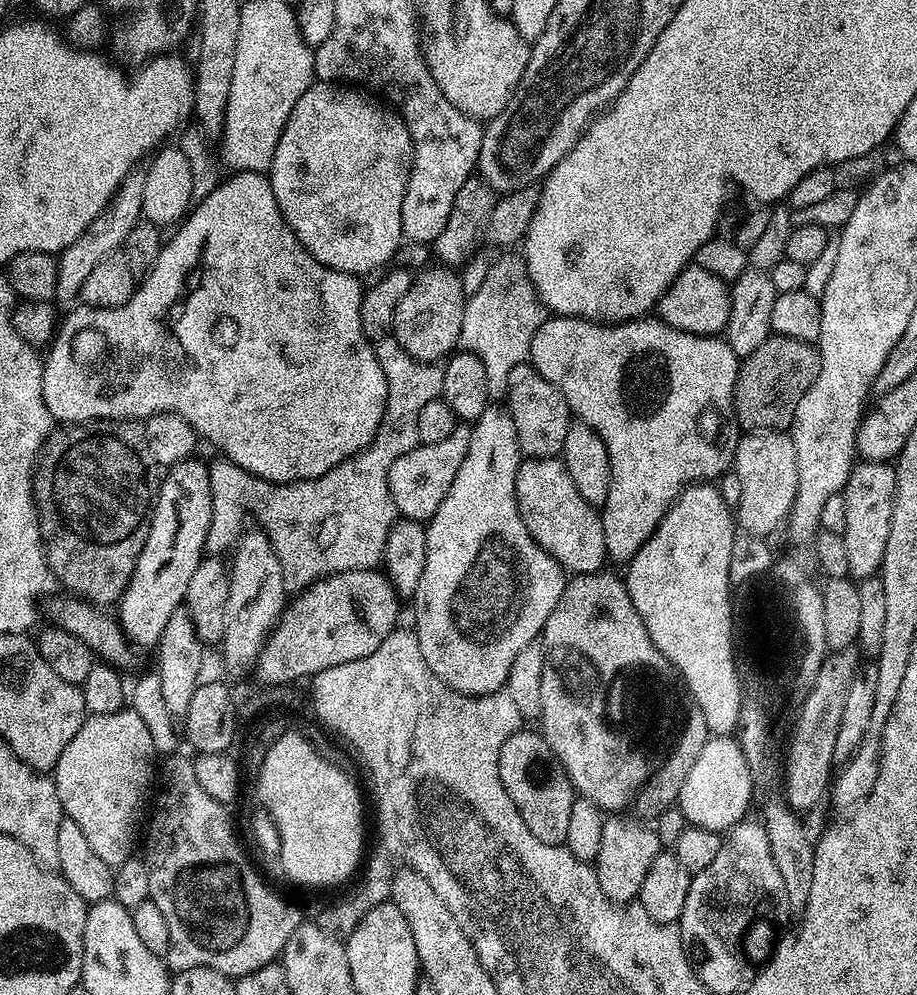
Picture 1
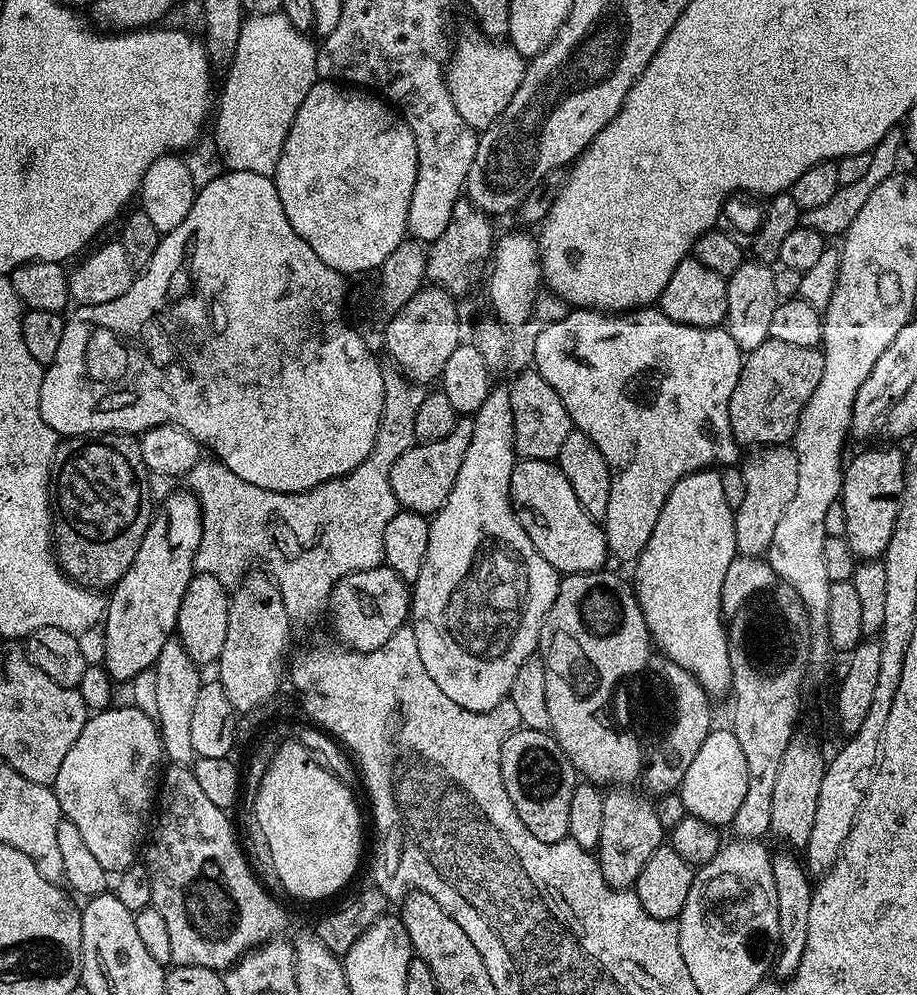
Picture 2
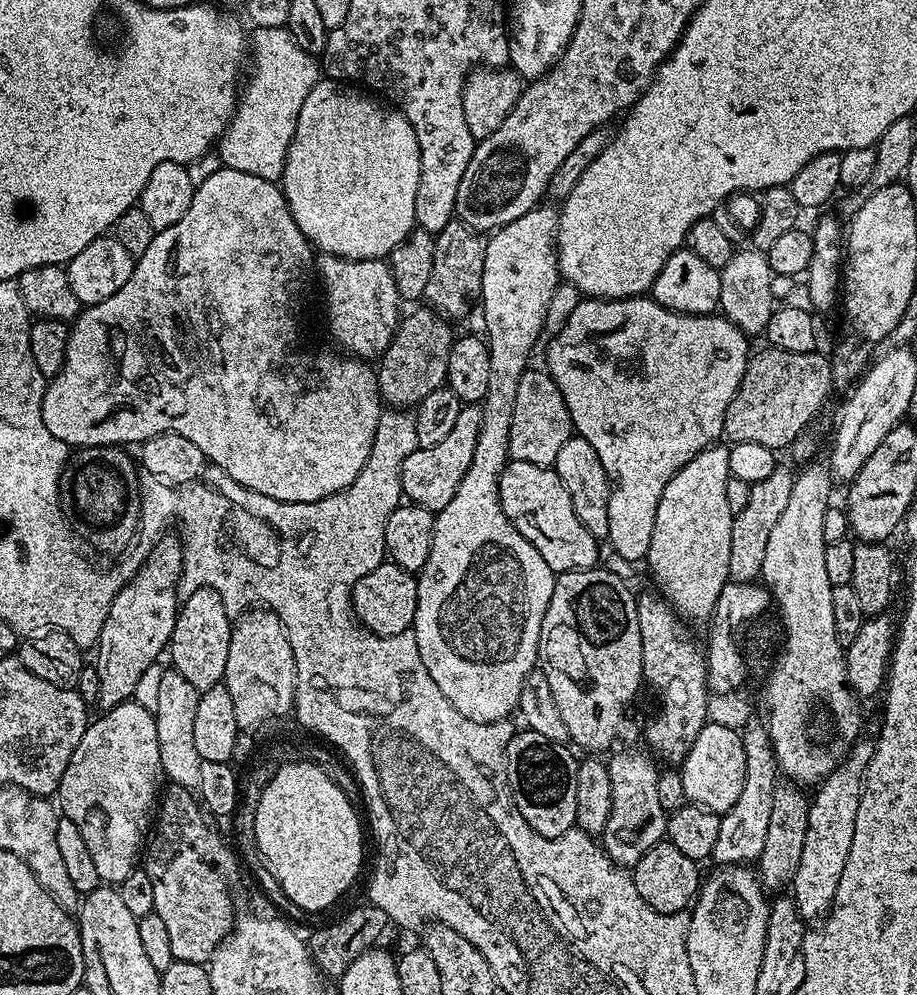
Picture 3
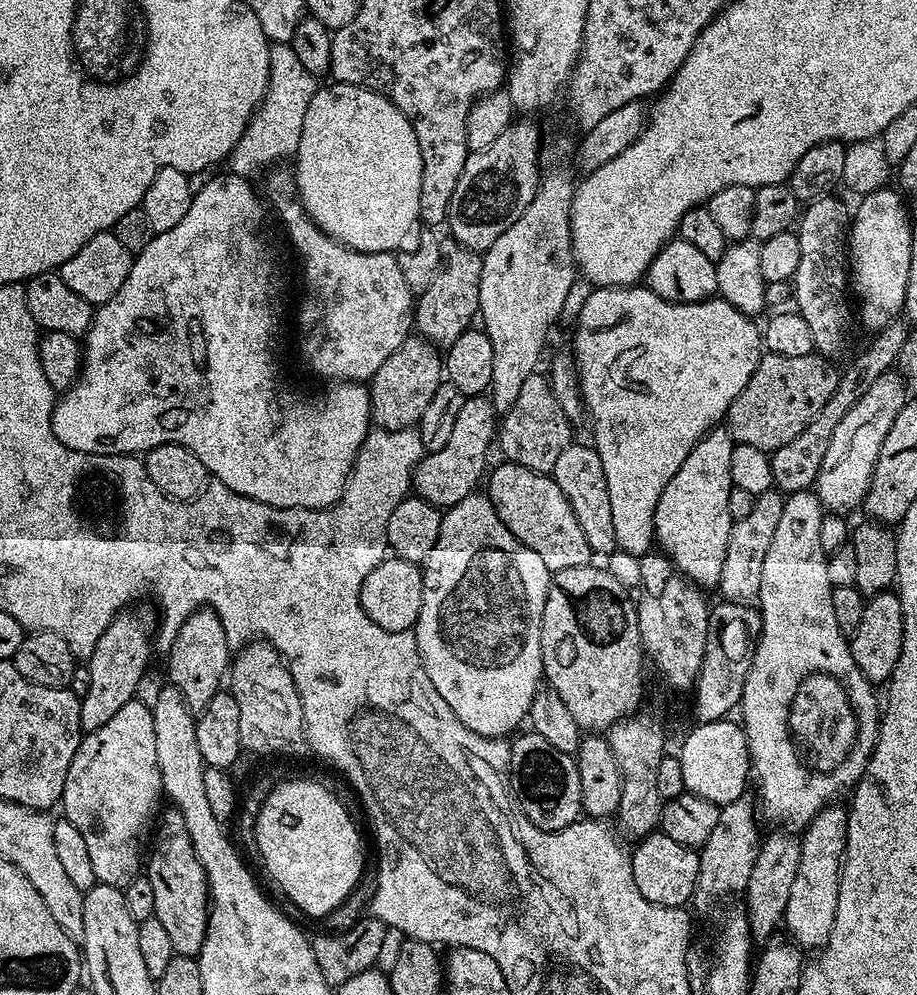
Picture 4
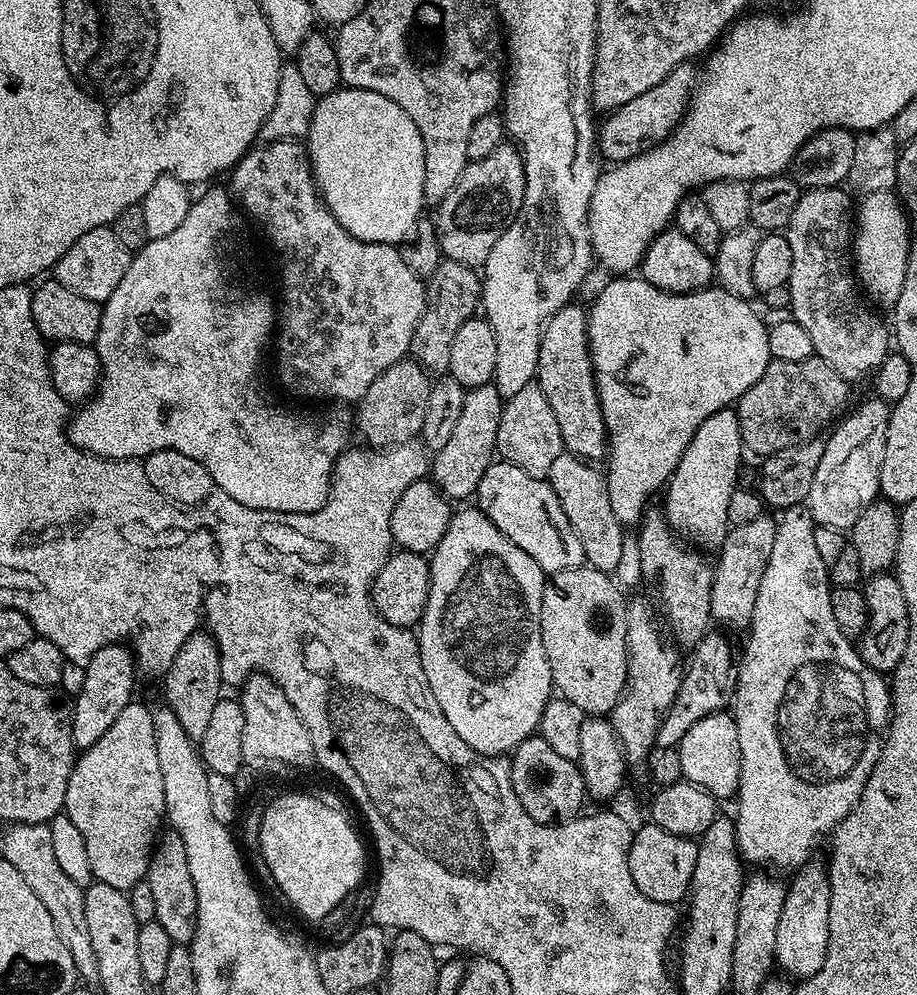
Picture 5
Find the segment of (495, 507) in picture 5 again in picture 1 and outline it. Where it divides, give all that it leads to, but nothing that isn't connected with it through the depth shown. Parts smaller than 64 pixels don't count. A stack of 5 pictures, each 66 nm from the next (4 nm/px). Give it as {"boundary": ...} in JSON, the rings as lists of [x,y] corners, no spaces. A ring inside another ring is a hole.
{"boundary":[[[528,458],[521,463],[516,475],[516,504],[529,534],[561,568],[572,574],[596,574],[603,569],[608,551],[601,513],[578,494],[578,486],[559,459]]]}

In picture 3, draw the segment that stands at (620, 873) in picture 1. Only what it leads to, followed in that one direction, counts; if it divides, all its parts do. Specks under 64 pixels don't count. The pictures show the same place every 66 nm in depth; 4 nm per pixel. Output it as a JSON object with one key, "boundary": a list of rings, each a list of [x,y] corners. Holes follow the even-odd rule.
{"boundary":[[[647,751],[616,752],[607,757],[612,801],[610,802],[610,818],[606,818],[606,826],[602,833],[604,853],[616,863],[616,867],[625,870],[635,868],[636,864],[655,844],[665,839],[668,831],[668,813],[662,810],[658,802],[658,778],[661,769],[657,761]]]}

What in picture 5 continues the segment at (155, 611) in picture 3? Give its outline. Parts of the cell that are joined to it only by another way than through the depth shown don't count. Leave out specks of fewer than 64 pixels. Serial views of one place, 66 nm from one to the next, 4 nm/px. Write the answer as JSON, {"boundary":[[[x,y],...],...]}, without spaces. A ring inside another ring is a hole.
{"boundary":[[[123,643],[111,644],[98,650],[98,654],[94,654],[94,658],[90,658],[90,662],[84,665],[84,668],[85,682],[82,692],[74,697],[74,703],[70,708],[72,741],[80,750],[94,746],[94,742],[98,742],[98,738],[102,738],[102,734],[110,730],[114,718],[118,718],[118,714],[122,714],[122,710],[126,710],[126,706],[133,703],[132,691],[136,688],[136,680],[138,681],[133,649]]]}

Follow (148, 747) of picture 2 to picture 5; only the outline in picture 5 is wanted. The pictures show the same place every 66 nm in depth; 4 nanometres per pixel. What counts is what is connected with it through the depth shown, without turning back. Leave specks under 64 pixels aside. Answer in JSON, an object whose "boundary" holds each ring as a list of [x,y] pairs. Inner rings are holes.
{"boundary":[[[133,702],[94,746],[83,749],[72,765],[64,812],[86,838],[93,881],[127,892],[148,875],[153,847],[166,817],[158,746],[154,746],[153,709]]]}

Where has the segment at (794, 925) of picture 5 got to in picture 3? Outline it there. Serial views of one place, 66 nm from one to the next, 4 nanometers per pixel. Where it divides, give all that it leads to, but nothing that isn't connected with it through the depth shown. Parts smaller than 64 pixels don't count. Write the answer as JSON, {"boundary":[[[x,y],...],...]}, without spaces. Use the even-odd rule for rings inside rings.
{"boundary":[[[867,738],[857,740],[848,757],[820,781],[815,789],[816,797],[811,797],[802,858],[790,885],[791,897],[796,901],[800,917],[805,922],[819,921],[832,910],[834,894],[838,894],[838,882],[842,878],[842,866],[846,866],[850,854],[850,842],[856,840],[854,826],[858,818],[858,802],[864,791],[864,773],[875,749],[876,744]]]}

